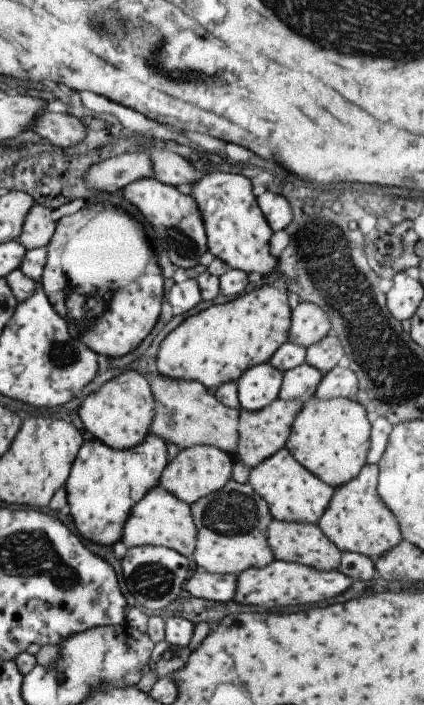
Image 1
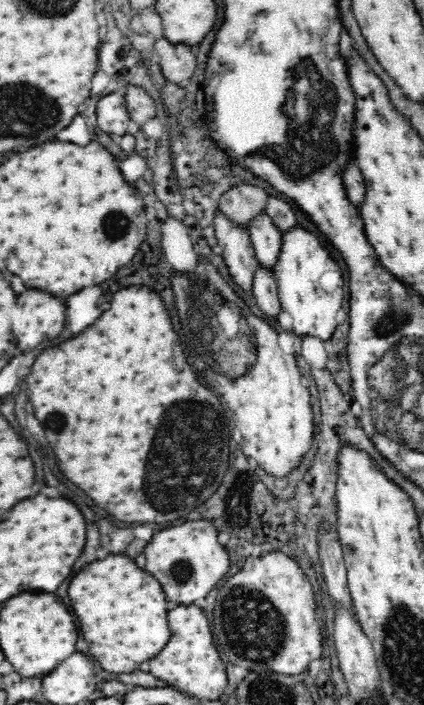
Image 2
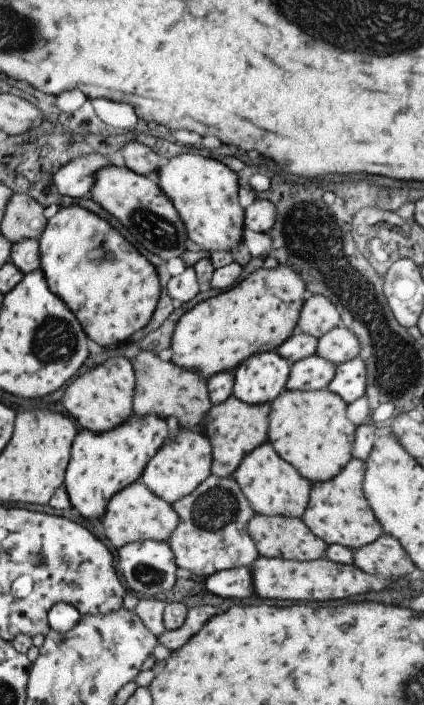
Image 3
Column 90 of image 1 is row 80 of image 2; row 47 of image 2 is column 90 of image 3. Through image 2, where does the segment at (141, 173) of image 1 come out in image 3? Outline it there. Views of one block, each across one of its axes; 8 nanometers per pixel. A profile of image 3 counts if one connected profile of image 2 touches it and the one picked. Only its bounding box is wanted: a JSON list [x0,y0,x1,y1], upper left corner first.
[51,153,112,198]

